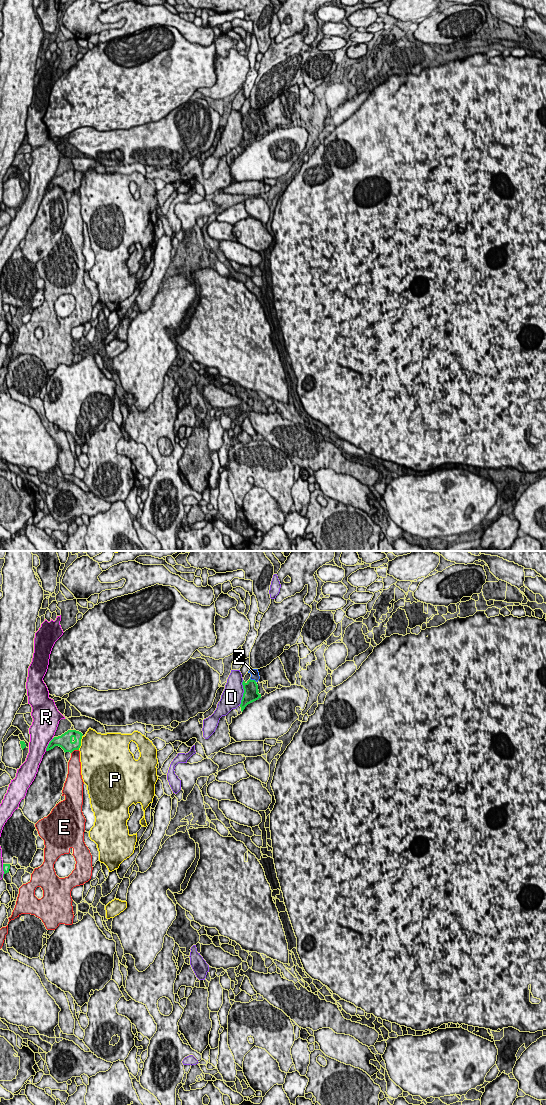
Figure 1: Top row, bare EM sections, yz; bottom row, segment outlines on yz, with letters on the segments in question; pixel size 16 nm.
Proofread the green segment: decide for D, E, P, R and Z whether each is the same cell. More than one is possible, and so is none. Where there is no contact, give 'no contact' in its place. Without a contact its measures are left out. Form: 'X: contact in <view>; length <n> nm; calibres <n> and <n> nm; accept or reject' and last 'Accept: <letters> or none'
D: contact in yz; length 420 nm; calibres 240 and 320 nm; reject
E: contact in yz; length 140 nm; calibres 240 and 220 nm; reject
P: contact in yz; length 240 nm; calibres 220 and 460 nm; reject
R: contact in yz; length 240 nm; calibres 220 and 400 nm; reject
Z: contact in yz; length 120 nm; calibres 240 and 130 nm; accept
Accept: Z

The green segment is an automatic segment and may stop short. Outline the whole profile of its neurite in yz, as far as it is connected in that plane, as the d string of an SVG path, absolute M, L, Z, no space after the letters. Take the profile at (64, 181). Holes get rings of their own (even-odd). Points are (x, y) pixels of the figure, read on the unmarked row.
M68 170L58 177L54 177L48 184L46 191L53 189L55 186L61 187L64 192L72 193L79 190L83 174L76 170Z

